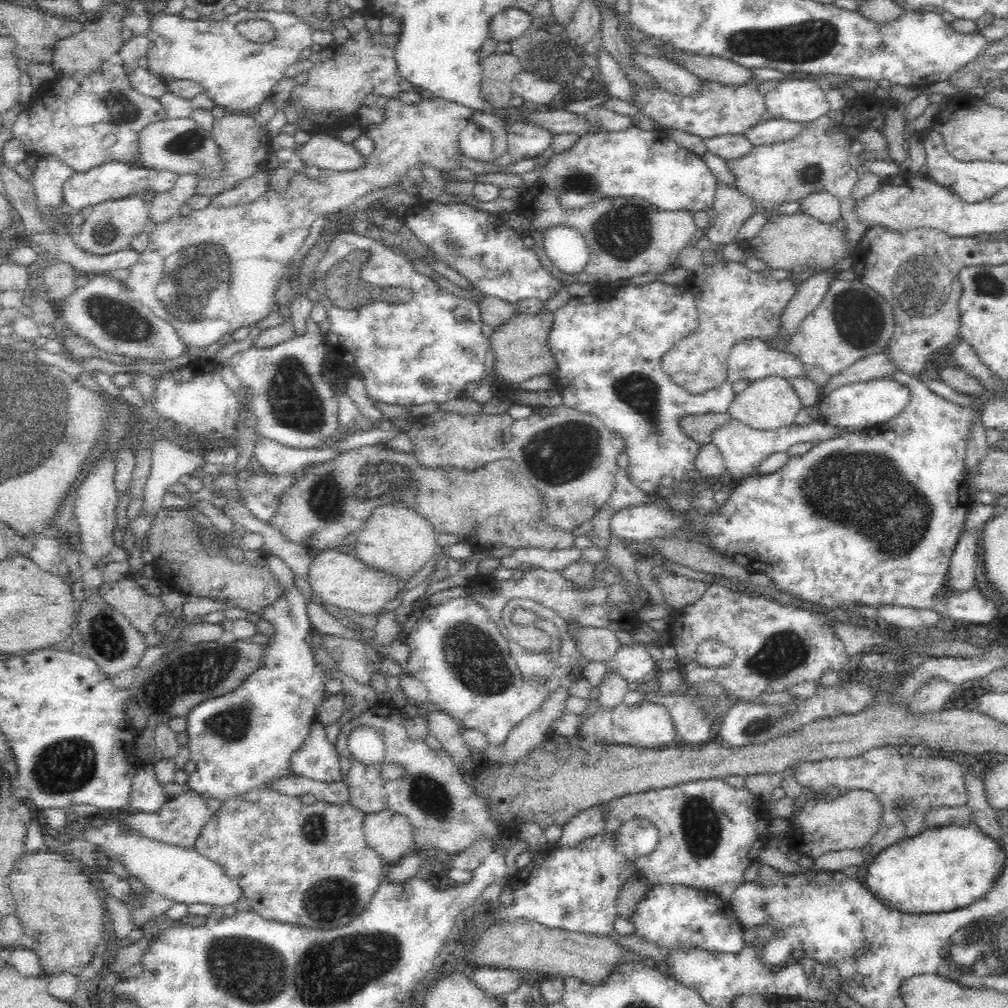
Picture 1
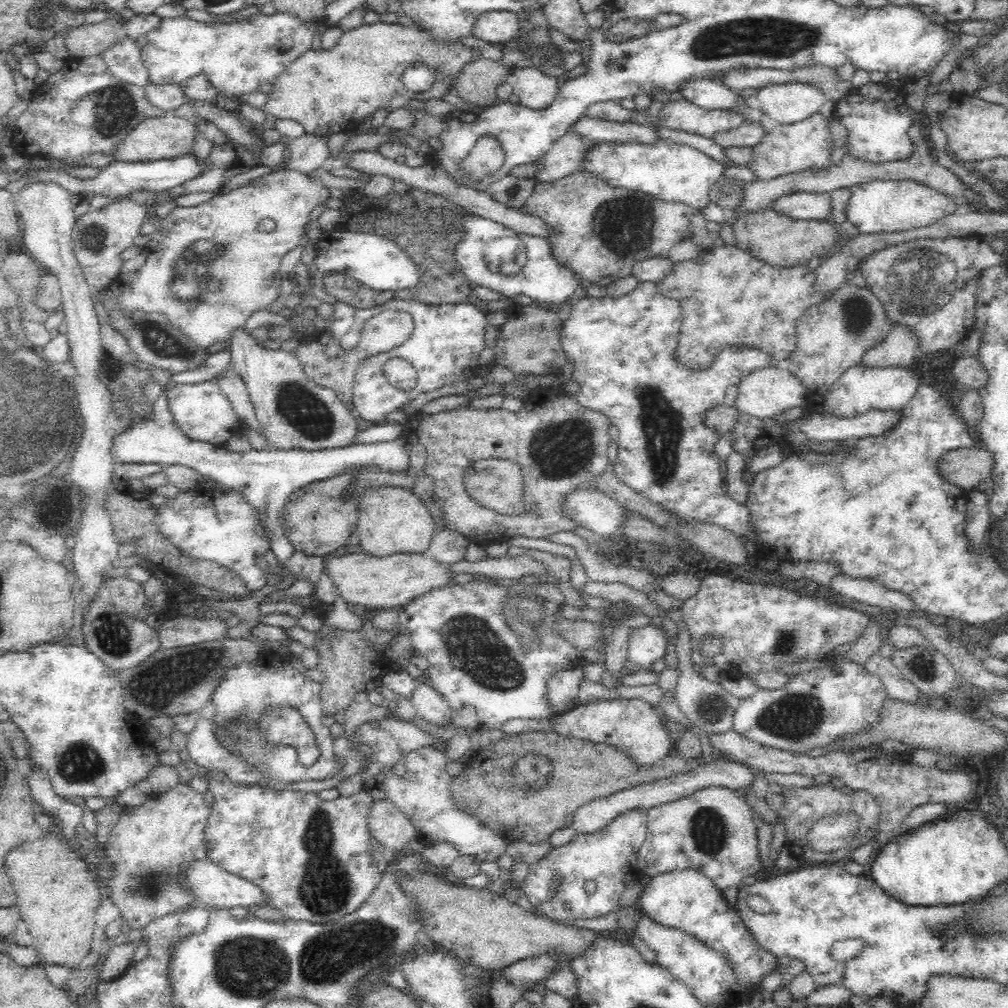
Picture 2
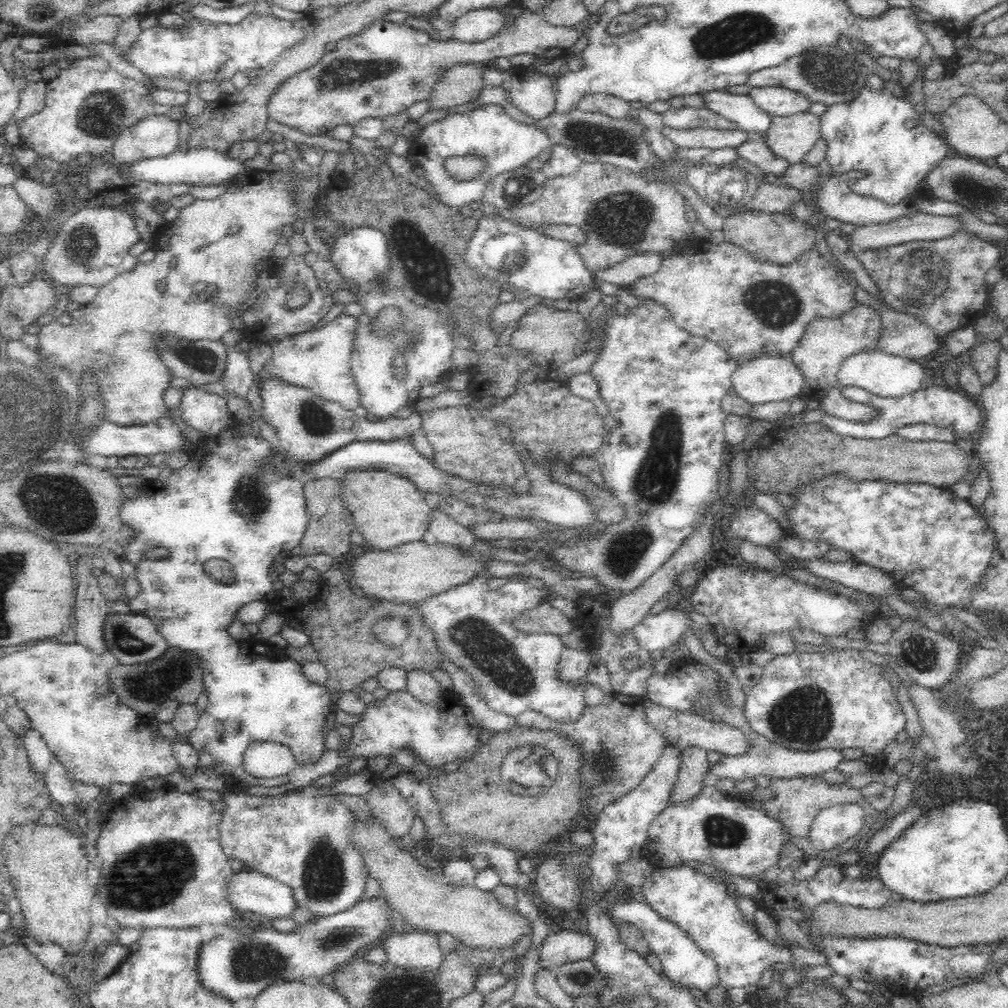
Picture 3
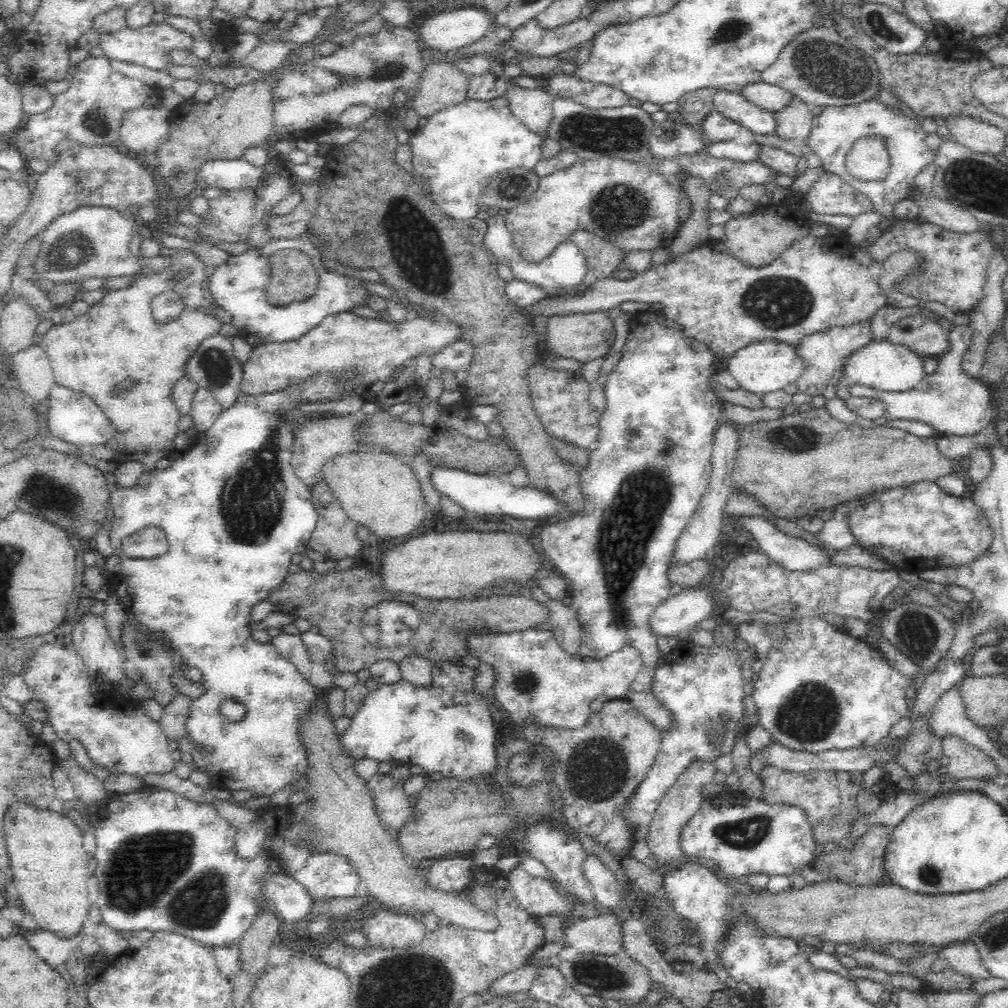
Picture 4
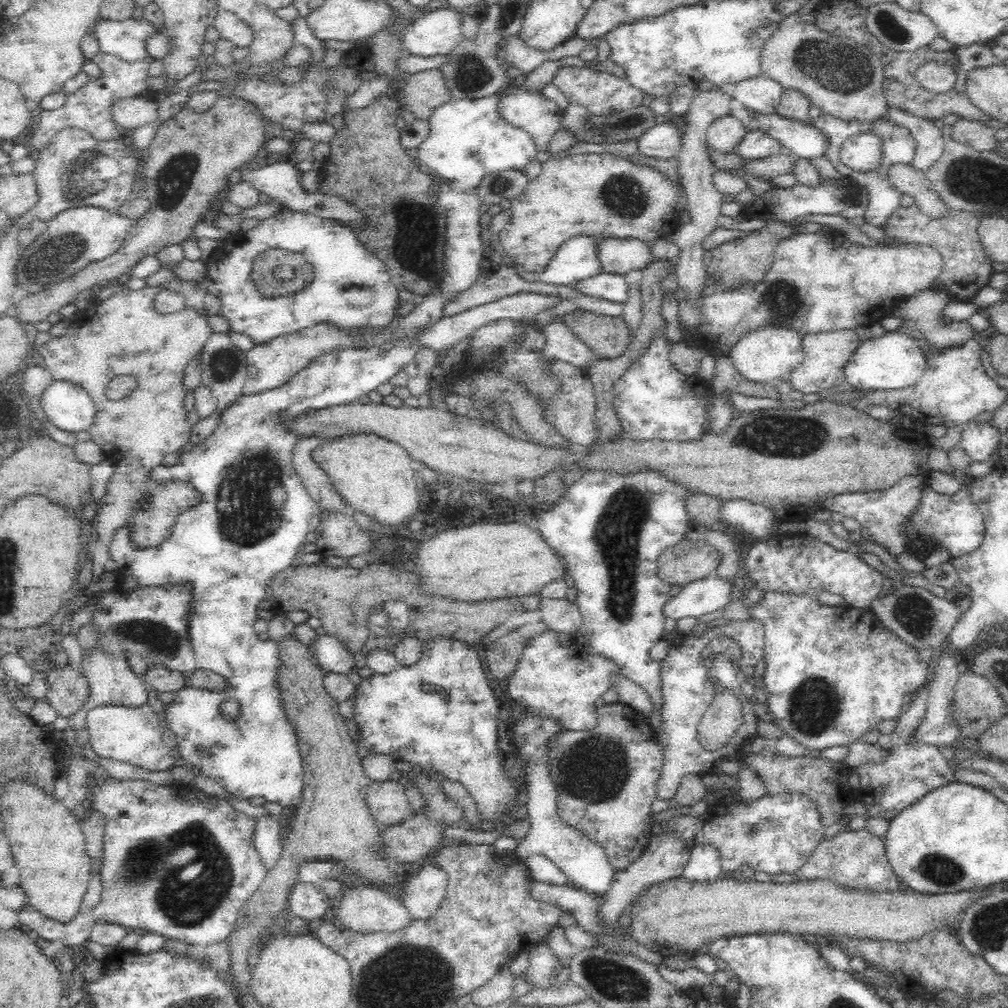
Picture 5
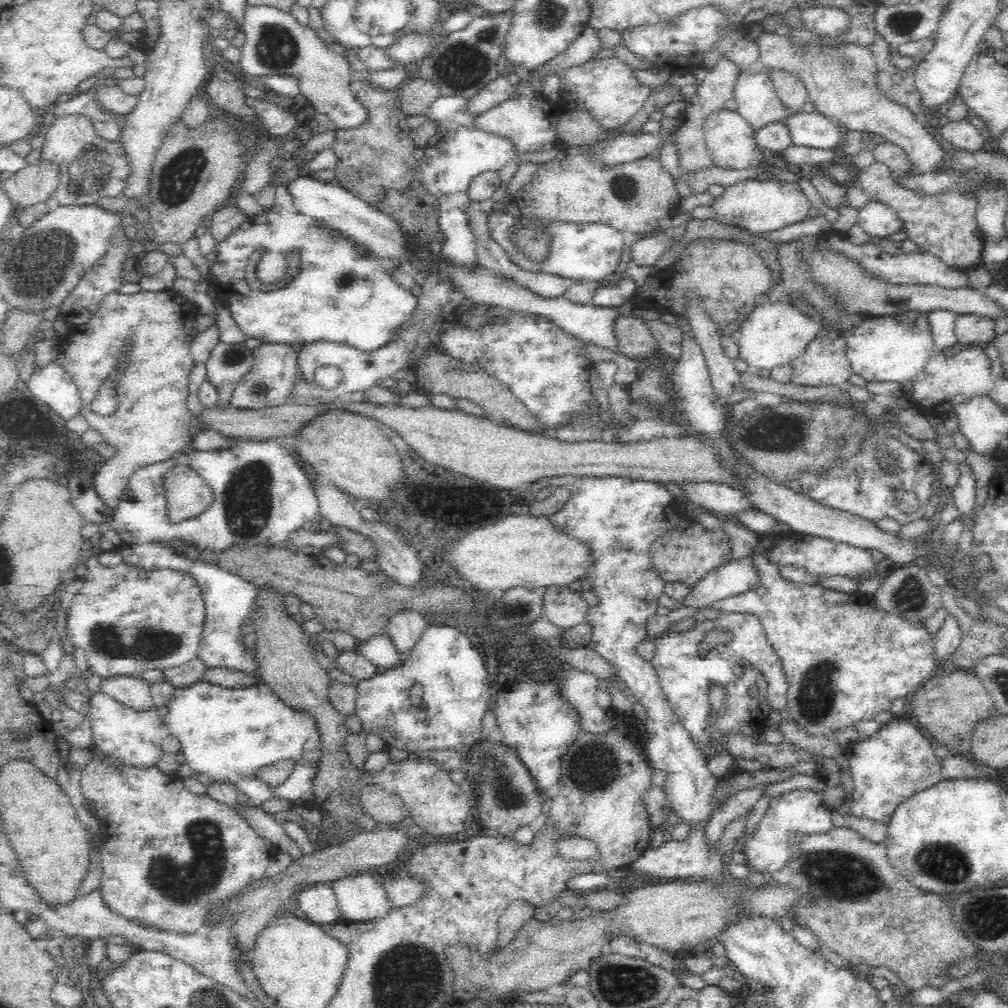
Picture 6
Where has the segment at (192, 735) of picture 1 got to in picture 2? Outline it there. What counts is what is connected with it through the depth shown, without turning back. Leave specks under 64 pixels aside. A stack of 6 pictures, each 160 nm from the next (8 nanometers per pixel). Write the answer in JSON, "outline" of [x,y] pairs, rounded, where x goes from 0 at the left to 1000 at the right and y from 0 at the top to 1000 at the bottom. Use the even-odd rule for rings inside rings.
{"outline":[[[160,391],[154,398],[154,411],[151,417],[143,416],[131,420],[111,435],[109,448],[115,459],[141,458],[157,459],[162,462],[181,460],[191,464],[203,474],[210,474],[222,481],[242,488],[244,495],[258,505],[259,516],[264,529],[270,535],[270,547],[276,556],[281,569],[285,565],[280,563],[293,549],[292,541],[283,533],[277,516],[280,502],[287,492],[299,482],[318,477],[319,475],[337,472],[349,464],[357,462],[374,464],[383,470],[401,470],[408,466],[407,448],[409,436],[397,432],[391,437],[380,437],[368,439],[349,439],[345,442],[319,446],[282,446],[270,441],[262,446],[248,445],[245,448],[226,448],[223,442],[210,438],[201,438],[188,435],[175,421],[173,410],[167,402],[166,393]],[[264,509],[264,512],[261,510]],[[288,702],[268,706],[266,714],[260,714],[260,725],[264,735],[293,741],[301,760],[310,760],[317,751],[313,728],[302,716],[300,709],[290,706]]]}

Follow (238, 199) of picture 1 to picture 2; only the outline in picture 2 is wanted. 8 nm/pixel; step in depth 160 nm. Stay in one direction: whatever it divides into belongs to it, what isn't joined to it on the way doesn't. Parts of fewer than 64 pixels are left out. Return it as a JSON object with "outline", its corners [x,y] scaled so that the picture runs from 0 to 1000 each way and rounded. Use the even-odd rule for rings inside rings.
{"outline":[[[300,133],[290,137],[287,141],[288,155],[283,167],[292,168],[301,172],[308,172],[315,167],[322,167],[328,161],[325,149],[327,134],[313,135]]]}

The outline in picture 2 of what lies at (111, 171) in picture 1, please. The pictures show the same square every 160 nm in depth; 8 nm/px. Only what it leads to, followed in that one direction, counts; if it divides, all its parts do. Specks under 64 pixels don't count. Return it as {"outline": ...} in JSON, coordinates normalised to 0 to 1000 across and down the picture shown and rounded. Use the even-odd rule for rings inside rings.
{"outline":[[[192,150],[152,160],[110,161],[97,171],[94,177],[81,179],[63,171],[63,169],[48,169],[46,175],[50,181],[55,181],[64,187],[74,195],[85,195],[89,192],[100,192],[110,196],[122,196],[135,188],[147,188],[151,192],[173,187],[190,177],[200,175],[206,169],[206,160],[196,158]]]}

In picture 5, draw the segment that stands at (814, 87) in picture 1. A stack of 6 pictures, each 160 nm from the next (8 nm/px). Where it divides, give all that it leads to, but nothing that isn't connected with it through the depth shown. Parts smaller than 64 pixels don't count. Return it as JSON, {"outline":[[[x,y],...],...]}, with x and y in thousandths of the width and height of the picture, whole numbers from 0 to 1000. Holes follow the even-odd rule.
{"outline":[[[752,74],[730,81],[724,90],[729,104],[738,105],[744,114],[755,116],[769,112],[776,87],[770,79]]]}

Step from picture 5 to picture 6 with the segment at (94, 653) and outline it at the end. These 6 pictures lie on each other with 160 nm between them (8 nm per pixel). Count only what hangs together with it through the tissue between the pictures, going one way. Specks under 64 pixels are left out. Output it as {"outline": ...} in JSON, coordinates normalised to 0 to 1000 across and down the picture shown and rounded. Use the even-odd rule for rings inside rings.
{"outline":[[[129,671],[101,674],[99,686],[137,707],[149,704],[153,699],[149,682],[143,674]]]}

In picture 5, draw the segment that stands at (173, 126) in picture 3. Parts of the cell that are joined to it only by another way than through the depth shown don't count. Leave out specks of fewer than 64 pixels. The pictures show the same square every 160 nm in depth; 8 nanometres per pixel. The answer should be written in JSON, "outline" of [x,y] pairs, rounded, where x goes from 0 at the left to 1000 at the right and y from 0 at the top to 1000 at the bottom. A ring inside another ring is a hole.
{"outline":[[[139,94],[121,96],[110,101],[109,109],[112,120],[119,128],[135,128],[157,117],[157,100],[145,99]]]}

